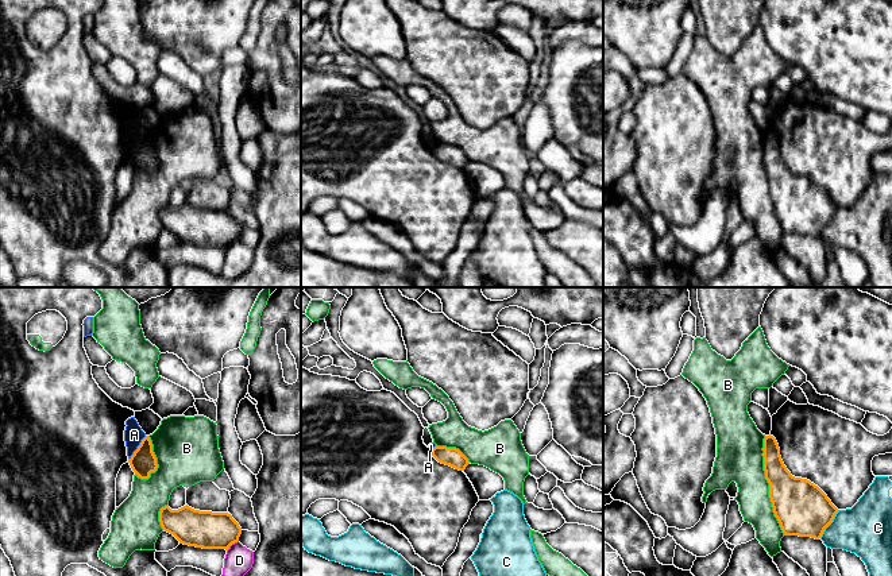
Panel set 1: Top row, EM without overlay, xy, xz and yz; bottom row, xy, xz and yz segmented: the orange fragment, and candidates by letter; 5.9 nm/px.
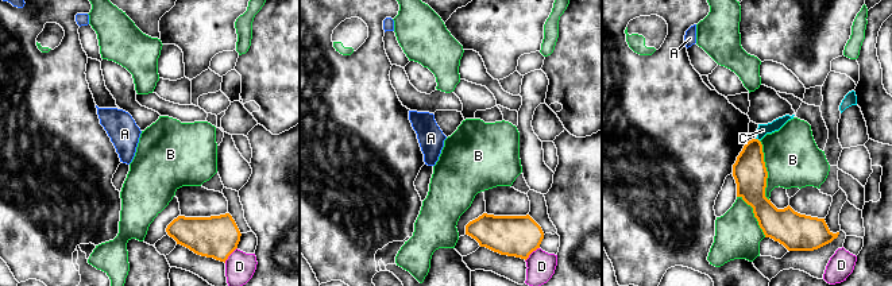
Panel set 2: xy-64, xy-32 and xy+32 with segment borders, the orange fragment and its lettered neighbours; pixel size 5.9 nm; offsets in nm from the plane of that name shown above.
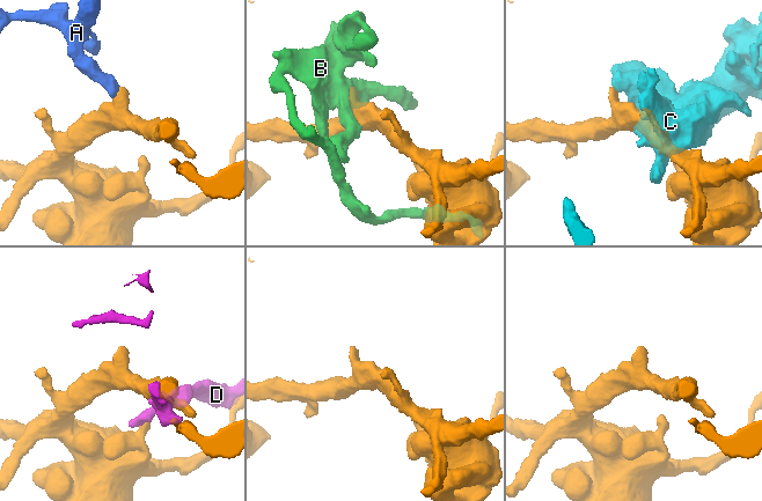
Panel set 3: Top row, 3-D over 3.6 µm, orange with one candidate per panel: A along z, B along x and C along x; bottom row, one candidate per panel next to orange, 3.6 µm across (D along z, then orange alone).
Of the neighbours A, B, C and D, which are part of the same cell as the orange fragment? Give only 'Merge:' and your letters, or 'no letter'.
Merge: no letter

